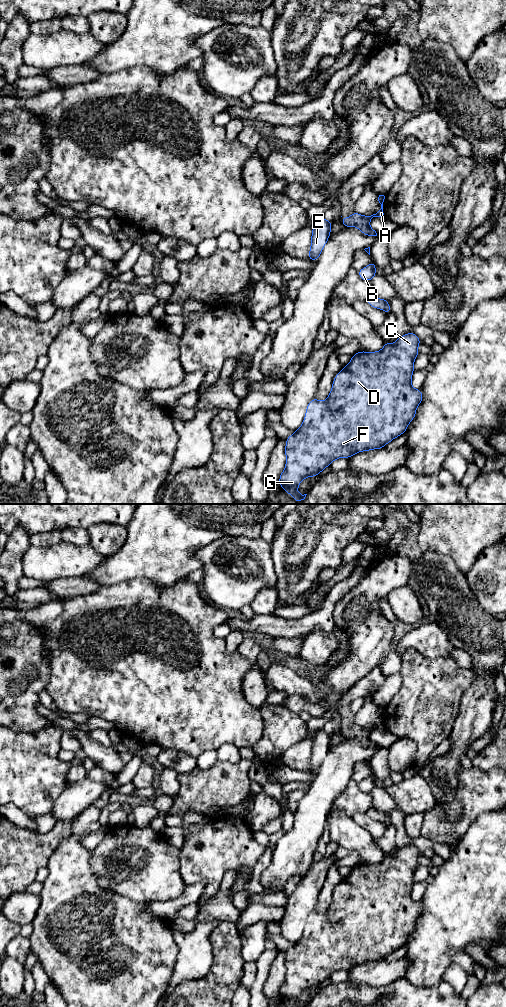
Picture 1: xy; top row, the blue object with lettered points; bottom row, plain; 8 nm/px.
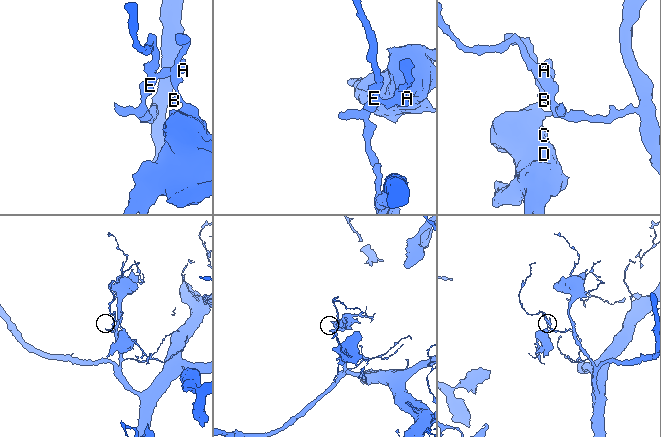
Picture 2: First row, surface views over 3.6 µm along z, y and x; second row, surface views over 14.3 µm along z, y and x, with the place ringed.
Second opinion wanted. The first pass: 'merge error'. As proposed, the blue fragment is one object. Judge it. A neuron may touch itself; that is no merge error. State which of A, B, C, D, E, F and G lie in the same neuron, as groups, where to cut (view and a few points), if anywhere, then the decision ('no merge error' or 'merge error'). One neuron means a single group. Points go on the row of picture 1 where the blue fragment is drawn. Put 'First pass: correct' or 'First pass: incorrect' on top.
First pass: correct
A E / B C D F G | xy (368, 223), (359, 223), (355, 226) | merge error

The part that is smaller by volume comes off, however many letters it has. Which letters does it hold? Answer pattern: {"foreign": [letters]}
{"foreign": ["B", "C", "D", "F", "G"]}

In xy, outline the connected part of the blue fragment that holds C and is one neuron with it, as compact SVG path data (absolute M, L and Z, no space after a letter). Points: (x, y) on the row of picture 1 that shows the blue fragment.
M410 332L397 337L393 344L385 342L380 351L360 351L354 354L349 364L335 376L327 399L320 401L314 398L309 402L302 425L285 440L286 465L279 477L280 487L293 496L297 503L304 500L307 495L301 495L297 491L306 477L317 476L338 458L349 458L359 452L381 449L406 432L409 423L415 418L417 407L423 400L421 390L414 389L411 384L420 343L418 336Z

